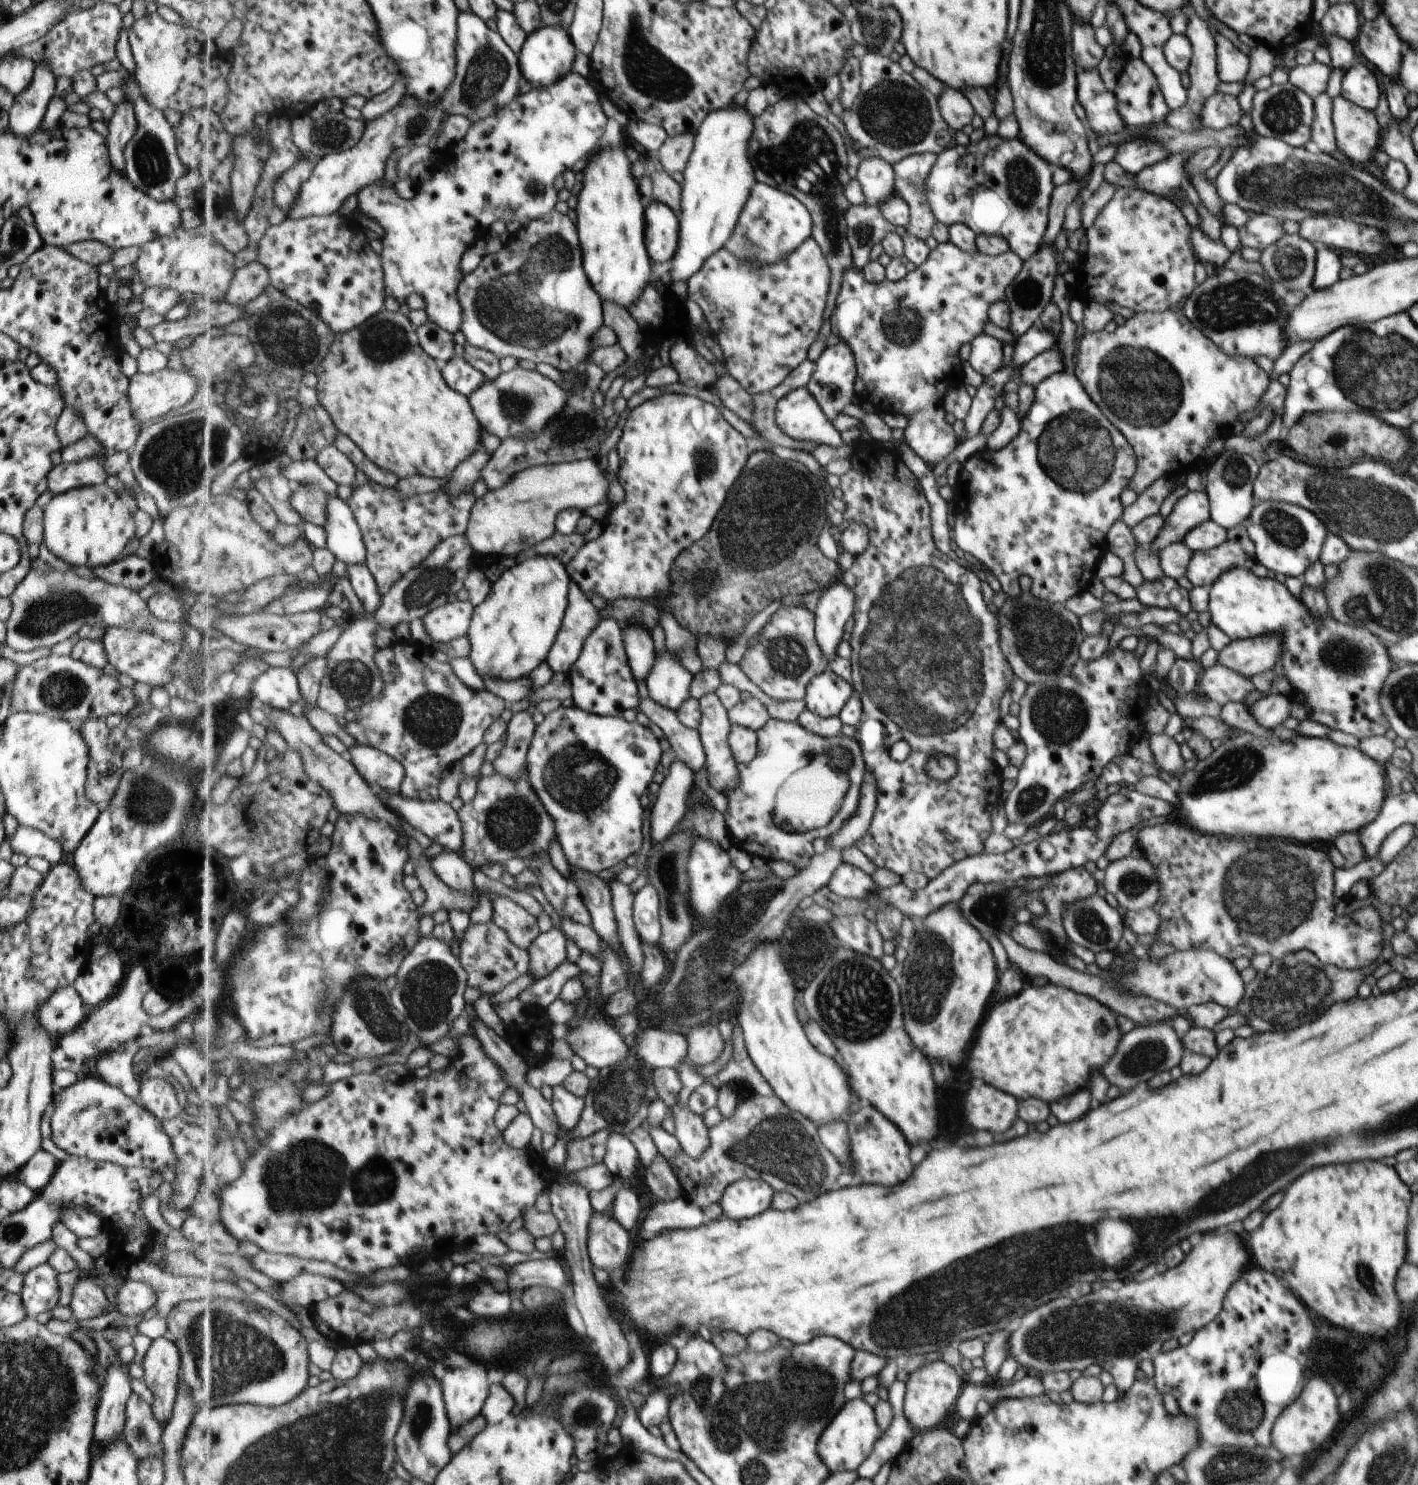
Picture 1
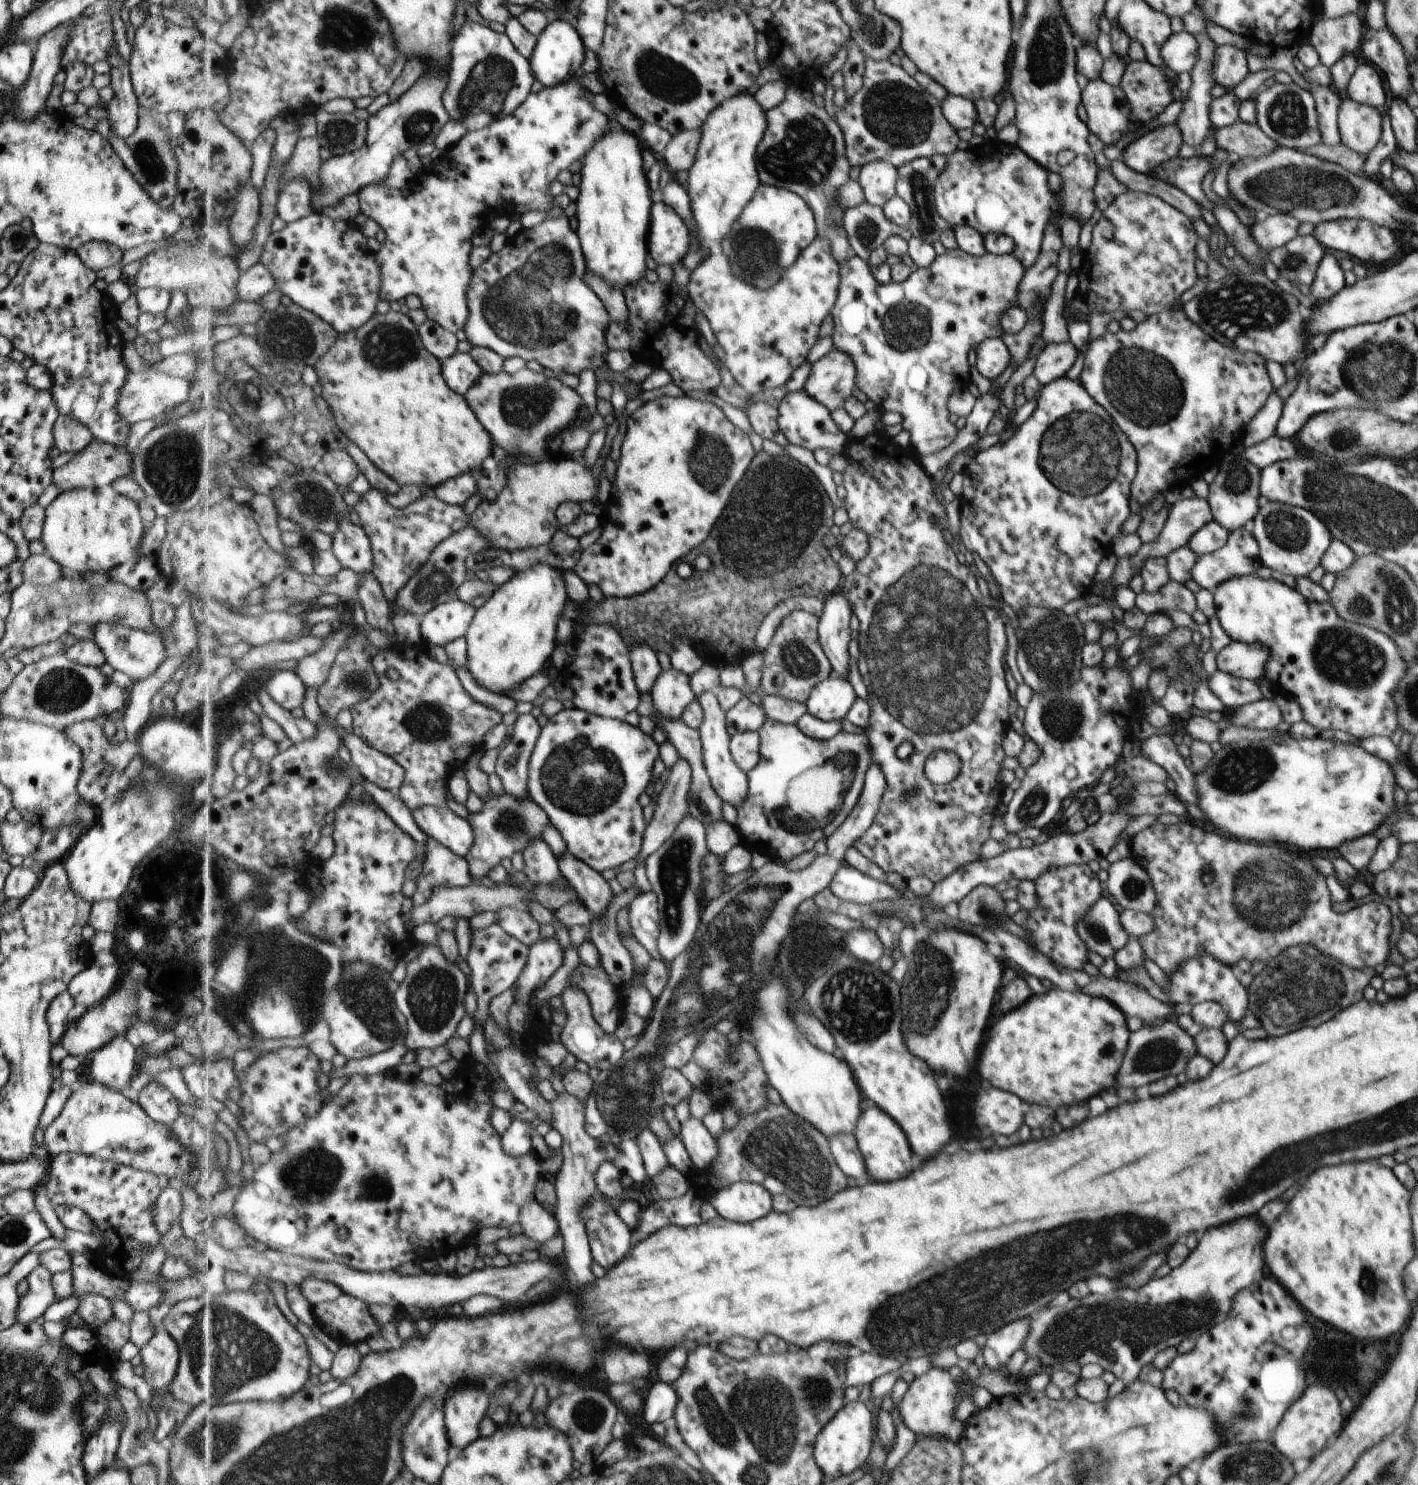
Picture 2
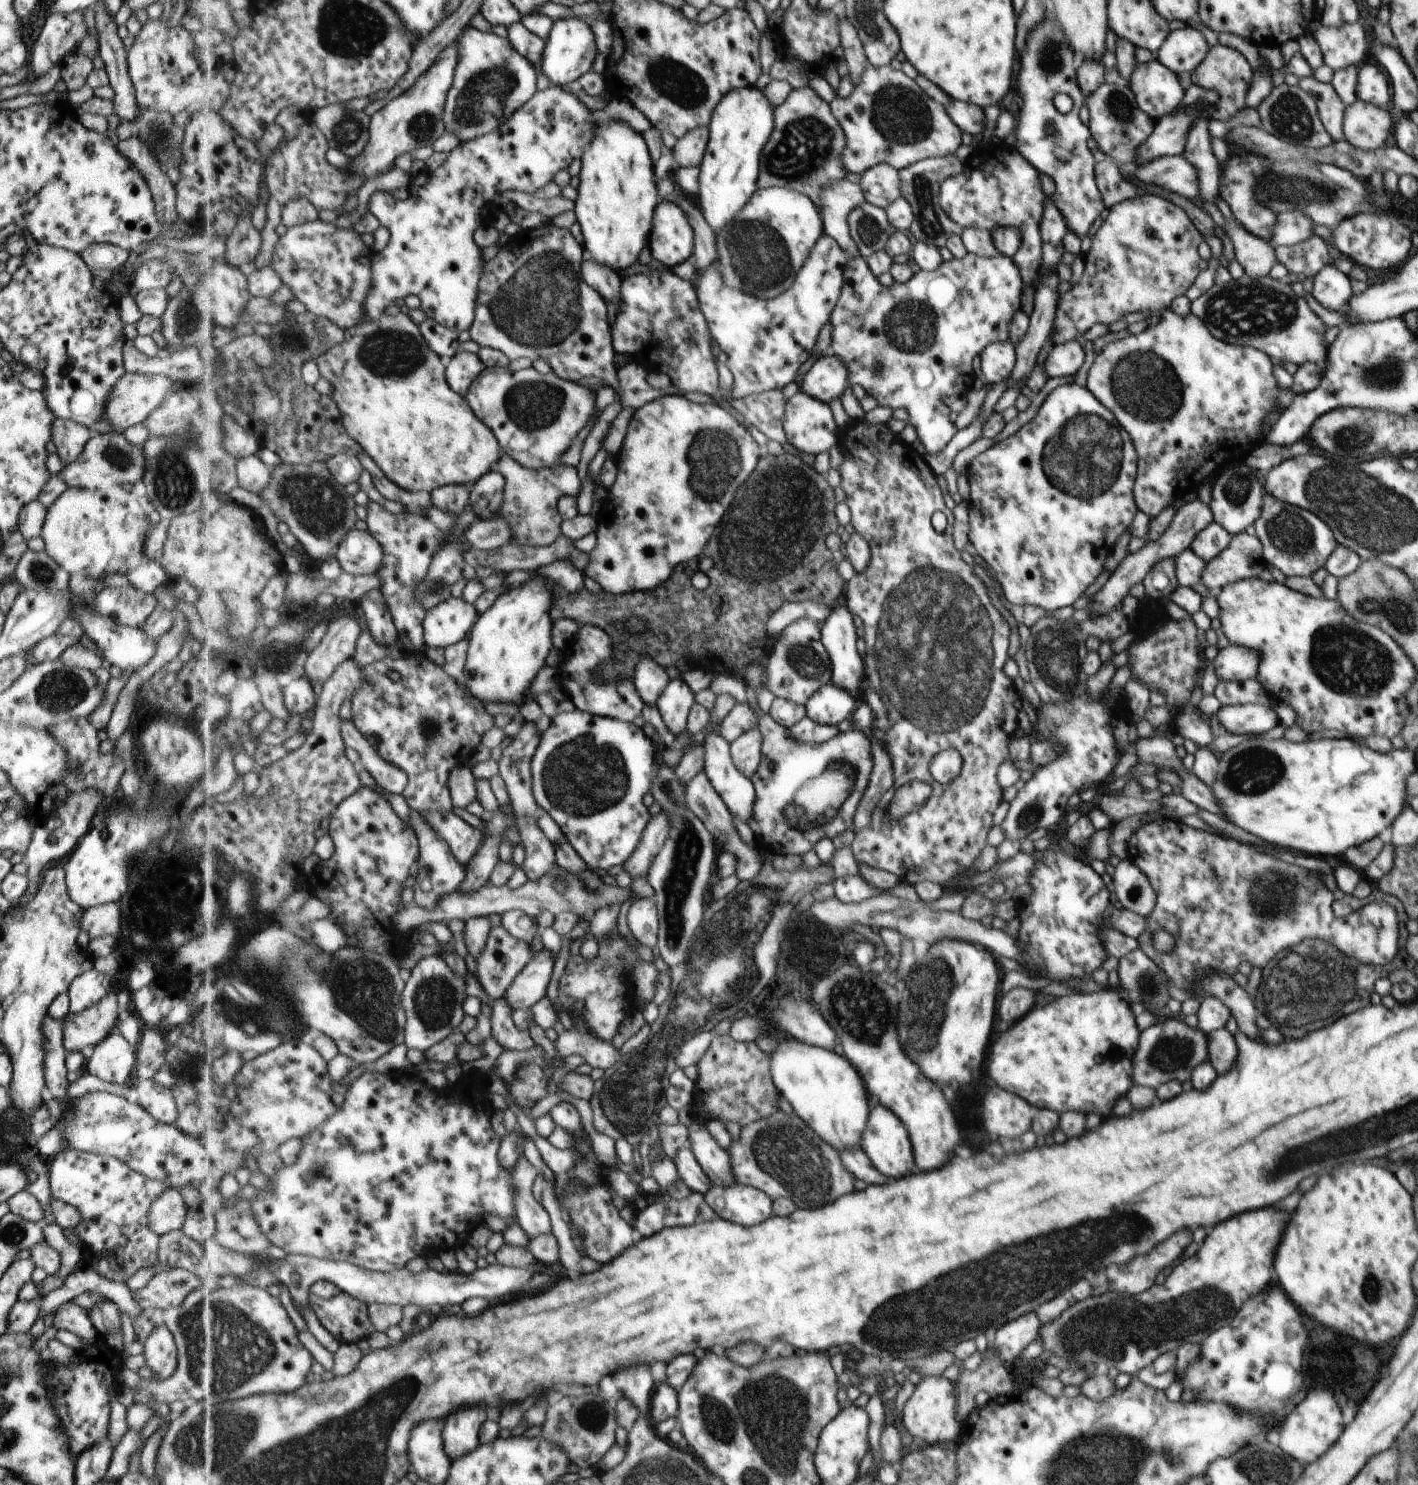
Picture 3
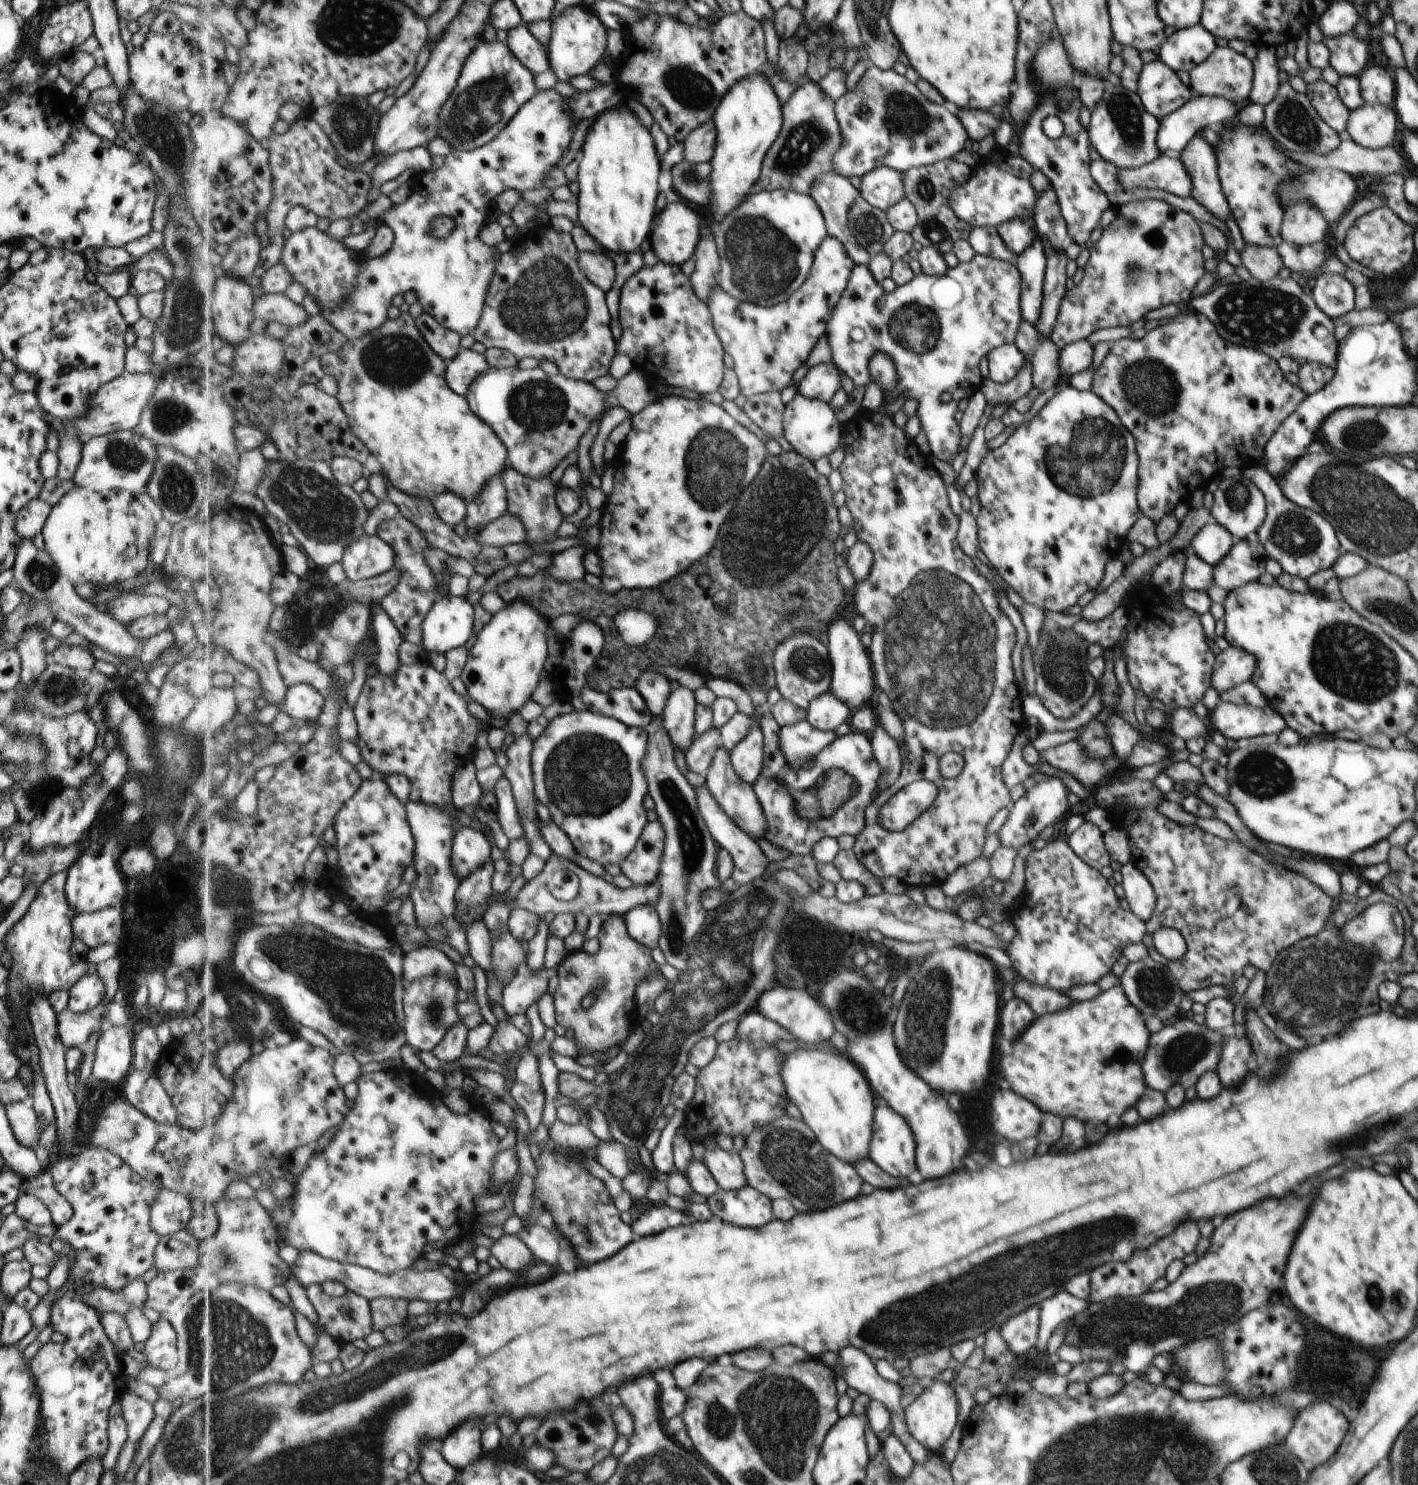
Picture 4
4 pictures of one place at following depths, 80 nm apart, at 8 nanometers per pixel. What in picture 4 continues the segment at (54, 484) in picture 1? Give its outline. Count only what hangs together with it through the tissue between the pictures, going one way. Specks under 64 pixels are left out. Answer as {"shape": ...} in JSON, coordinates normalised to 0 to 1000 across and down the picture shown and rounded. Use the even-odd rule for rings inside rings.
{"shape":[[[83,290],[61,295],[58,299],[56,310],[50,323],[53,328],[60,328],[71,332],[78,329],[88,329],[95,333],[102,329],[110,311],[110,303],[102,294],[94,290]]]}

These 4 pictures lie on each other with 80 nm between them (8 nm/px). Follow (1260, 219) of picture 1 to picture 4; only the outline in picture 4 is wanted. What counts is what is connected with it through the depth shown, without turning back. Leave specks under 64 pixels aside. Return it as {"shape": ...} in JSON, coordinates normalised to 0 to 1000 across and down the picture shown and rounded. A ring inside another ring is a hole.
{"shape":[[[920,134],[906,140],[903,158],[905,162],[924,165],[936,162],[939,152],[932,147],[926,137]]]}

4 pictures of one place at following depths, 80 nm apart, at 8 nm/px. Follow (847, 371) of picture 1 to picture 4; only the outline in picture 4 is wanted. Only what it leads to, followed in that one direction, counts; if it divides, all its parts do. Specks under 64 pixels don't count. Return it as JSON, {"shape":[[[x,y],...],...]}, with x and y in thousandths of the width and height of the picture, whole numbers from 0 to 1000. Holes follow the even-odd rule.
{"shape":[[[587,243],[572,247],[564,257],[562,265],[585,271],[593,261],[594,251]]]}

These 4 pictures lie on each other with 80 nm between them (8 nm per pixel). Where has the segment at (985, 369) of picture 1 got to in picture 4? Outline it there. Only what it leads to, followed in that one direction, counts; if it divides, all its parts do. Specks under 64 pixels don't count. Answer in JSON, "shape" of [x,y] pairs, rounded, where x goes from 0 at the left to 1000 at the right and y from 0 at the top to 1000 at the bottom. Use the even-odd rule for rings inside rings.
{"shape":[[[710,231],[698,236],[696,238],[696,244],[695,257],[709,258],[719,252],[724,242],[715,231]]]}

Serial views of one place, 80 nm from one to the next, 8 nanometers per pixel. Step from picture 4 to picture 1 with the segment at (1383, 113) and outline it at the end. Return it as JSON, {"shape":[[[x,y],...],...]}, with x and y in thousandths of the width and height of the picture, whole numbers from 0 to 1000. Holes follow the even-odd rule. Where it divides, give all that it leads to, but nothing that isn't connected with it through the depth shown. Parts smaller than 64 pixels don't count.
{"shape":[[[944,64],[939,69],[939,80],[941,85],[941,93],[946,104],[953,111],[964,110],[967,101],[971,97],[972,85],[968,75],[956,71]]]}

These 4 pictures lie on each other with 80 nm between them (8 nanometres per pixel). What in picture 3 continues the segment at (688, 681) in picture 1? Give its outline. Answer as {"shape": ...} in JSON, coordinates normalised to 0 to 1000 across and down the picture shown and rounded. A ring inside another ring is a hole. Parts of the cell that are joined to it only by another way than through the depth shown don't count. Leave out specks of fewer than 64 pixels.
{"shape":[[[478,456],[472,459],[463,475],[471,492],[479,496],[485,493],[485,485],[491,473],[489,465]]]}

